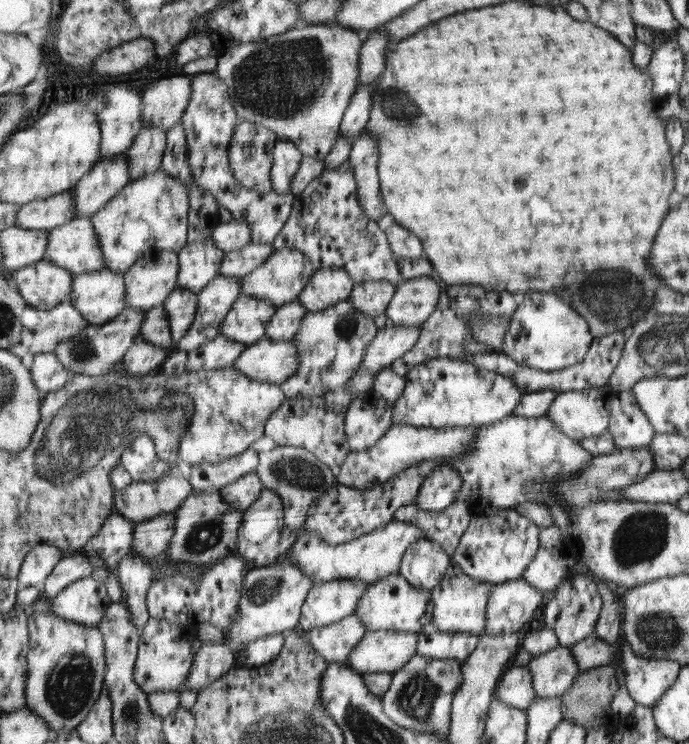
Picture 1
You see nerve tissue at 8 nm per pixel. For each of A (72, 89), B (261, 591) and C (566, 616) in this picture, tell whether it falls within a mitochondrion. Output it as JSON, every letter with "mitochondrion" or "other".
{"A":"other","B":"mitochondrion","C":"other"}

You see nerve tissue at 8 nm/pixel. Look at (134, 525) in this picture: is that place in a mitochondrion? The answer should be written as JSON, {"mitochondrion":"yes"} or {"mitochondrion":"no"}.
{"mitochondrion":"no"}

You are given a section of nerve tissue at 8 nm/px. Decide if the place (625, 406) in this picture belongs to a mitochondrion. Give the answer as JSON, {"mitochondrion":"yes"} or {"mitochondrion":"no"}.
{"mitochondrion":"no"}

